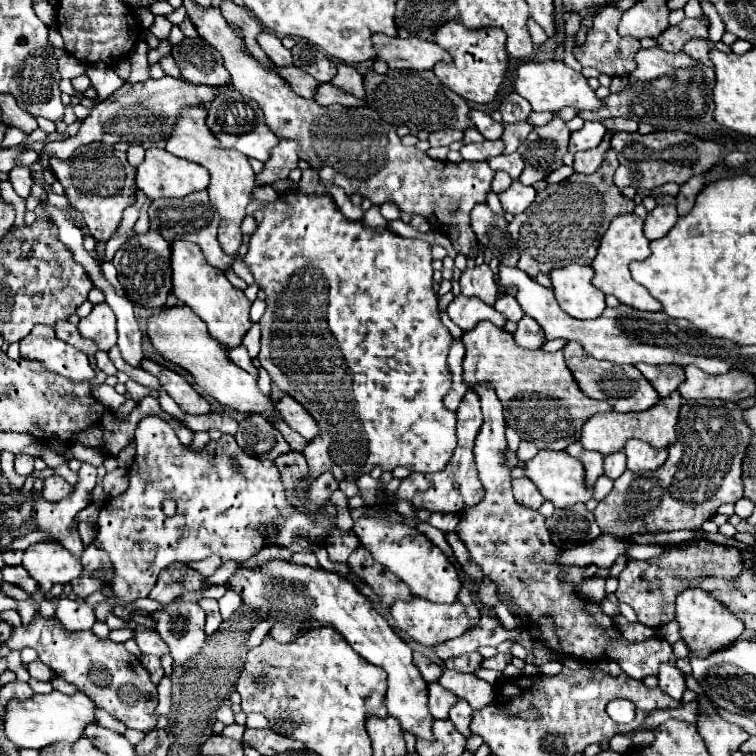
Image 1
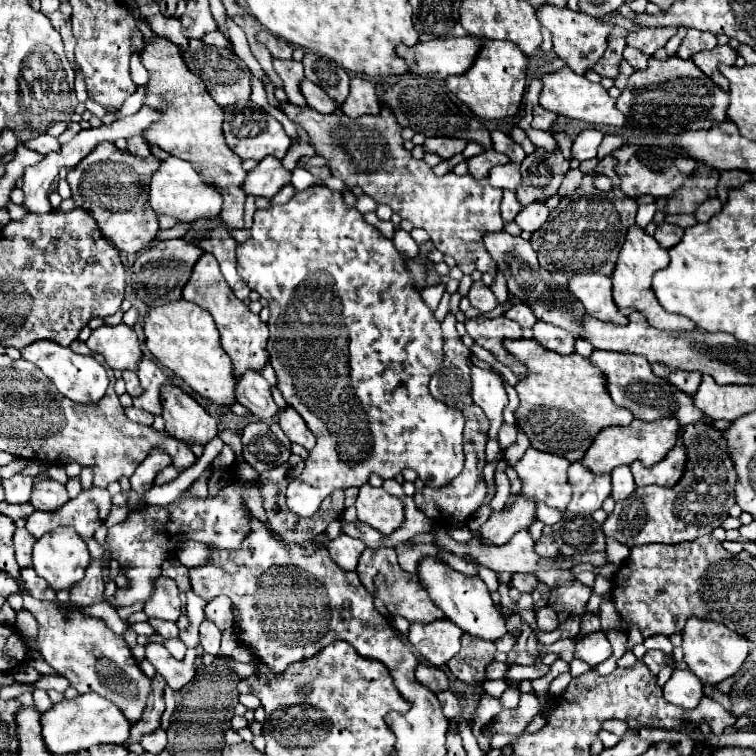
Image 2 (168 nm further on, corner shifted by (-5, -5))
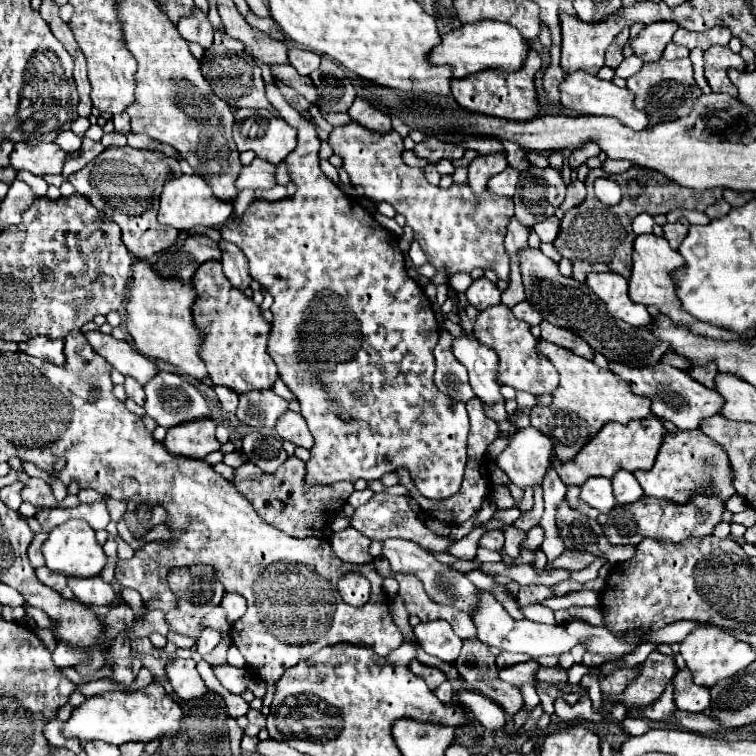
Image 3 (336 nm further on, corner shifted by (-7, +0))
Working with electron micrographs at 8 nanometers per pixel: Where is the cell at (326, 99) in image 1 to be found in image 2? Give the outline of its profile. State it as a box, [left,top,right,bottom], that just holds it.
[300,79,338,113]

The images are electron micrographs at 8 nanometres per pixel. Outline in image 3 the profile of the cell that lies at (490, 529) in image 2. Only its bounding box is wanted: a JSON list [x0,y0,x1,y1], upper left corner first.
[480,530,504,550]

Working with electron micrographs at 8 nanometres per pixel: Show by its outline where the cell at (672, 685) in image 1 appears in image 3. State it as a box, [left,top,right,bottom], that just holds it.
[672,670,710,712]

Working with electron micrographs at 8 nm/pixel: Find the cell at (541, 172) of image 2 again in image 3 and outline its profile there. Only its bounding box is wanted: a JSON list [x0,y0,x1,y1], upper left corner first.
[512,164,566,228]

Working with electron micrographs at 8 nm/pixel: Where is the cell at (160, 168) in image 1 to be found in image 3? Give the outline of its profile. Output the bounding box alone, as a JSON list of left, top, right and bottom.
[158,174,232,230]

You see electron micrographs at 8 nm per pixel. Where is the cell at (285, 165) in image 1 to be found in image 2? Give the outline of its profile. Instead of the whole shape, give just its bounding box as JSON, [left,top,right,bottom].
[242,159,292,199]

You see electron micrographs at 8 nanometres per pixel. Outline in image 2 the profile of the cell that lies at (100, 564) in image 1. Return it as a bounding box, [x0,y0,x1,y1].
[70,561,104,607]

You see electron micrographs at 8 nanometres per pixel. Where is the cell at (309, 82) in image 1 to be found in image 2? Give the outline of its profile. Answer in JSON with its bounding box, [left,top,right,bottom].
[274,59,306,107]

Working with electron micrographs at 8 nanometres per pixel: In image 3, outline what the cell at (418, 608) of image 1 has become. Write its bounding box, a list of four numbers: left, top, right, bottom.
[414,620,462,662]

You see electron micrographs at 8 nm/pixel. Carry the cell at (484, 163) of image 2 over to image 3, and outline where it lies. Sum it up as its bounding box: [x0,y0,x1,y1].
[468,152,508,194]

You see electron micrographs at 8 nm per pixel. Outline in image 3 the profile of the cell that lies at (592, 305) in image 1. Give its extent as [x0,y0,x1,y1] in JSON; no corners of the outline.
[586,272,650,326]

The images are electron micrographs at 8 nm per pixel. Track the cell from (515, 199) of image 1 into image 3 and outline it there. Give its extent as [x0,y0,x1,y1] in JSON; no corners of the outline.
[532,216,560,244]

